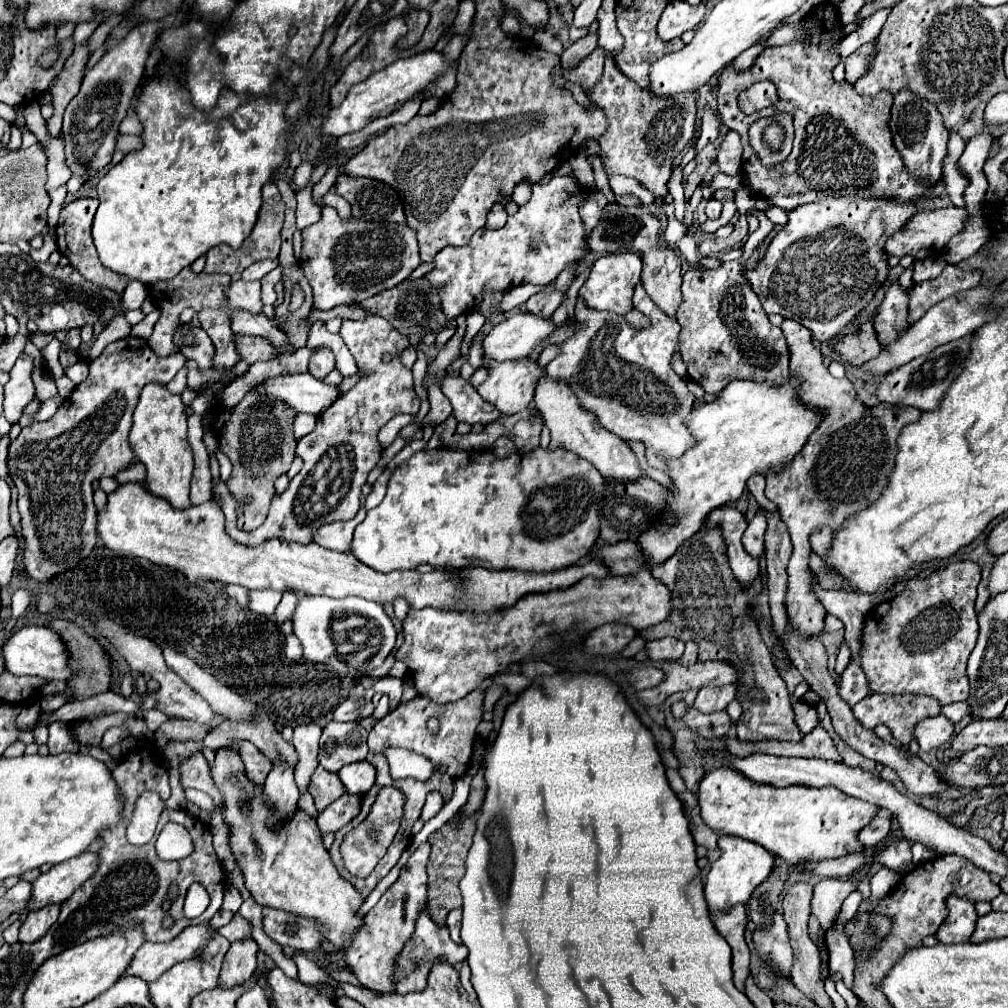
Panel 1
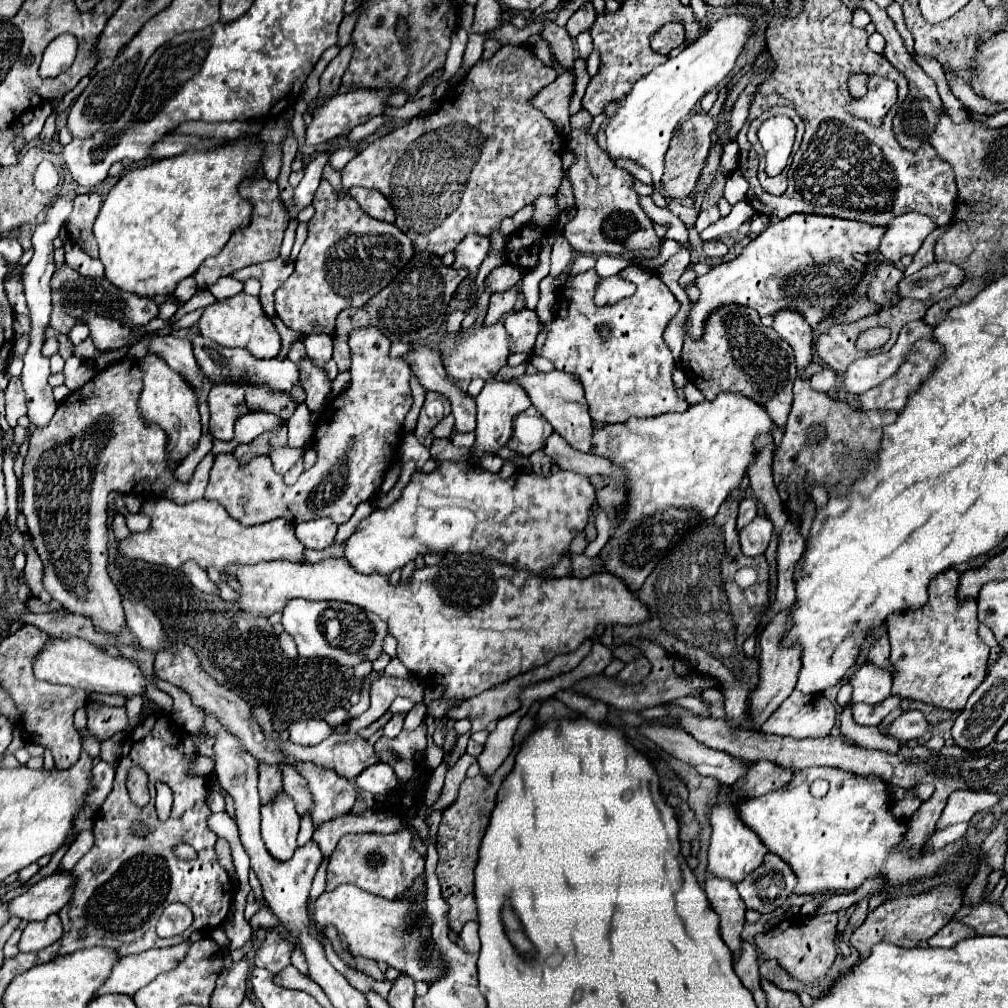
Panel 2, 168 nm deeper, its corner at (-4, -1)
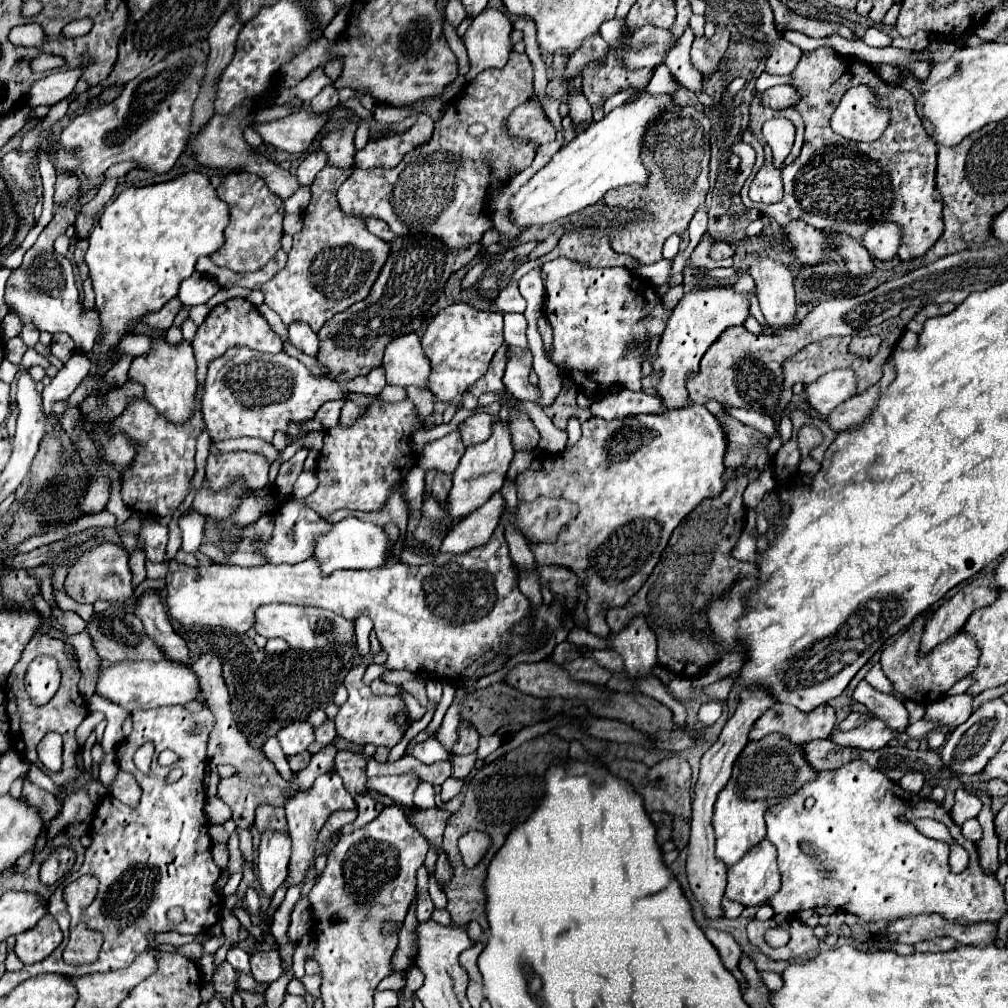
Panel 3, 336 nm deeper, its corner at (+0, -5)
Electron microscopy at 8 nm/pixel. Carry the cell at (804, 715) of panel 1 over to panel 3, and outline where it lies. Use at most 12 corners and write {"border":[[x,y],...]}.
{"border":[[771,706],[749,740],[783,732],[795,744],[829,738],[835,710]]}

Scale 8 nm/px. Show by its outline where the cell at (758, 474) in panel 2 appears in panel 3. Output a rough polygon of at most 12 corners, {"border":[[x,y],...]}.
{"border":[[717,416],[727,438],[725,466],[769,466],[769,438],[735,418]]}

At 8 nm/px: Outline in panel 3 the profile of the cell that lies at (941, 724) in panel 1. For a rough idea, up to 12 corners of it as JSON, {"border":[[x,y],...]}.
{"border":[[867,720],[849,732],[835,730],[841,746],[879,750],[895,738],[883,720]]}

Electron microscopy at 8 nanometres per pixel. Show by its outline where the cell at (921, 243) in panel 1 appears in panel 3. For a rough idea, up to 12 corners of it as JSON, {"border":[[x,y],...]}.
{"border":[[877,222],[861,236],[871,258],[889,262],[897,254],[899,228]]}

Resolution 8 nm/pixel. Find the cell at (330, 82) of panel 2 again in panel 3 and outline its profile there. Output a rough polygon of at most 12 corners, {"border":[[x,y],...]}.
{"border":[[327,86],[311,100],[315,114],[329,112],[339,102],[337,90]]}

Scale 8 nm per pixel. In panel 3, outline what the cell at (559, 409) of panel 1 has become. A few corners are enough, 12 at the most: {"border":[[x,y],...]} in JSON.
{"border":[[507,346],[503,384],[517,400],[535,402],[533,354]]}

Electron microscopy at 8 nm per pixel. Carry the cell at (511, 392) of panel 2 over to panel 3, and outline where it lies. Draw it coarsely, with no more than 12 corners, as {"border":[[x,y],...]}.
{"border":[[497,420],[487,442],[465,450],[447,512],[467,518],[501,490],[515,450]]}

